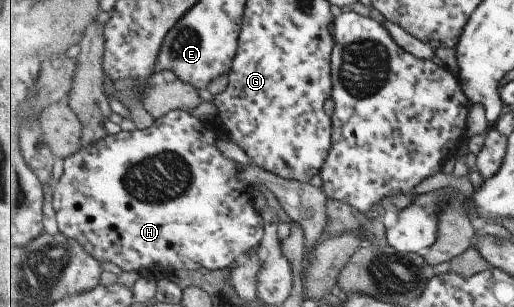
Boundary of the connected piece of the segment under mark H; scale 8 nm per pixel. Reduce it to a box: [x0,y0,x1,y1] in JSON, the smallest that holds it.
[52,110,265,278]

